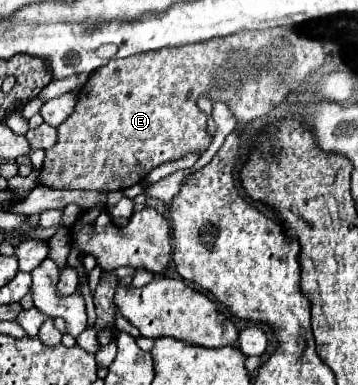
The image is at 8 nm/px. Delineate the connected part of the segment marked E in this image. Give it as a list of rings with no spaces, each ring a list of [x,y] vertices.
[[[291,27],[243,31],[207,43],[165,47],[127,59],[113,59],[105,67],[93,71],[85,87],[79,91],[75,111],[57,129],[55,147],[45,151],[47,155],[39,173],[39,183],[51,189],[89,191],[117,191],[141,183],[157,165],[209,147],[211,137],[207,133],[207,115],[197,107],[197,97],[201,93],[207,93],[213,101],[227,101],[237,121],[253,121],[267,115],[273,109],[273,103],[281,103],[291,93],[293,85],[319,69],[323,61],[325,51],[321,41],[303,37]]]

